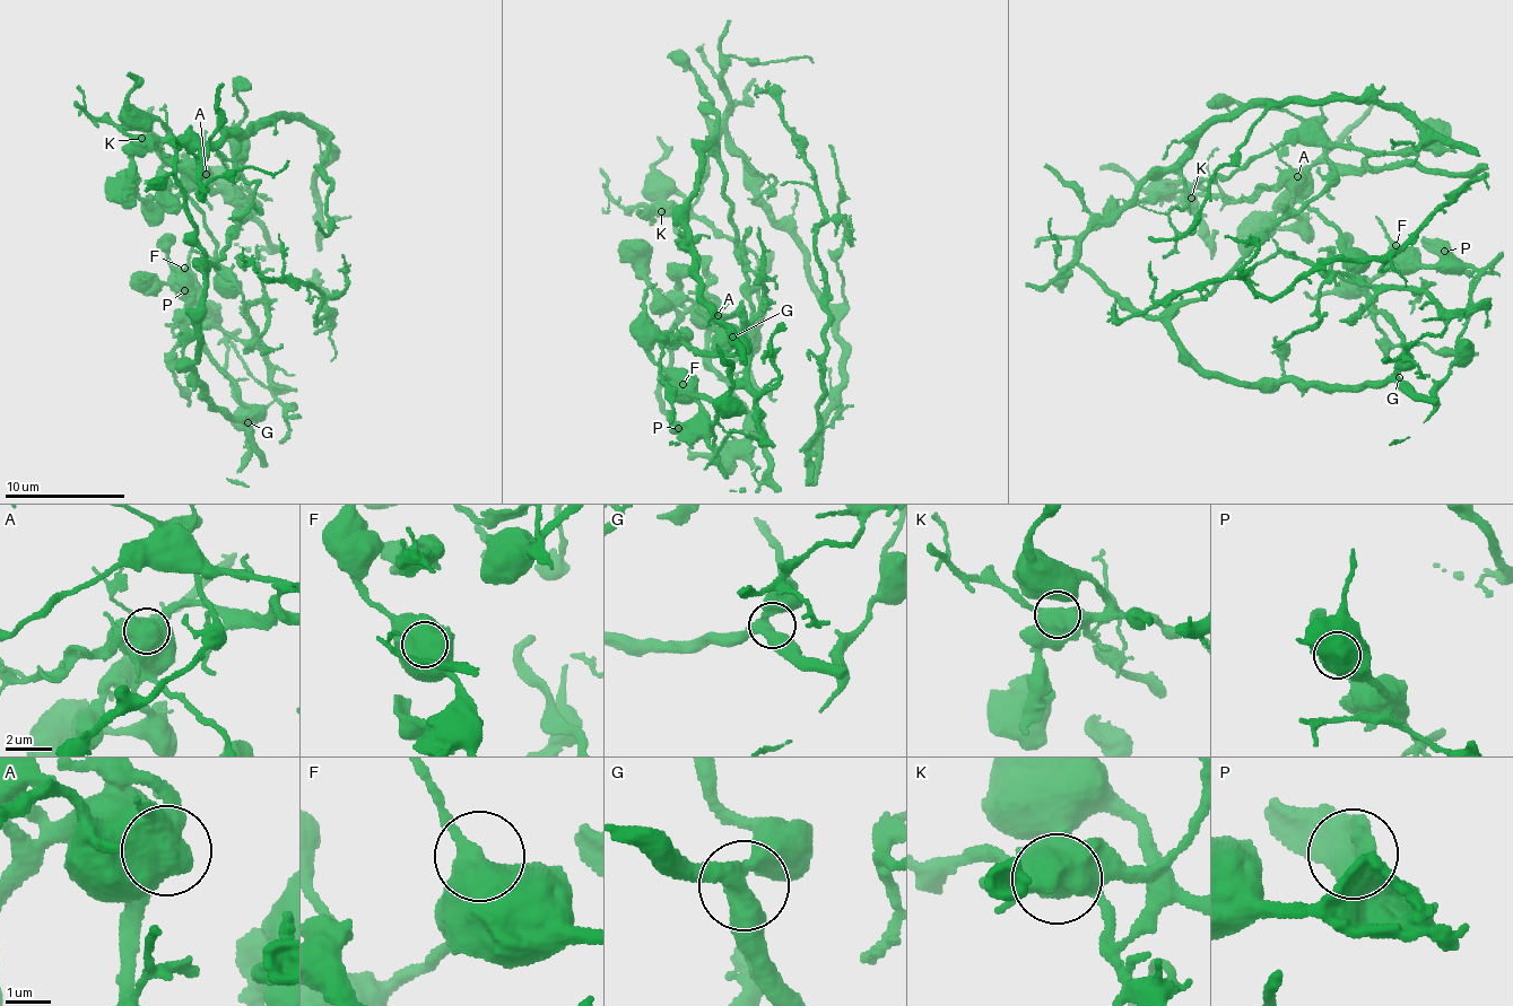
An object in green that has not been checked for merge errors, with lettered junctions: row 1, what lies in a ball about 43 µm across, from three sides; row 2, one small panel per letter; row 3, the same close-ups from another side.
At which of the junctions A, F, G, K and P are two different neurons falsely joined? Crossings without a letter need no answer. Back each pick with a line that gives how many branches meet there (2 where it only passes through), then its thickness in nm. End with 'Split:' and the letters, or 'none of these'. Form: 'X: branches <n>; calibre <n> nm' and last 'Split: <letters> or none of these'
A: branches 1; calibre 1050 nm
K: branches 3; calibre 500 nm
Split: A, K

